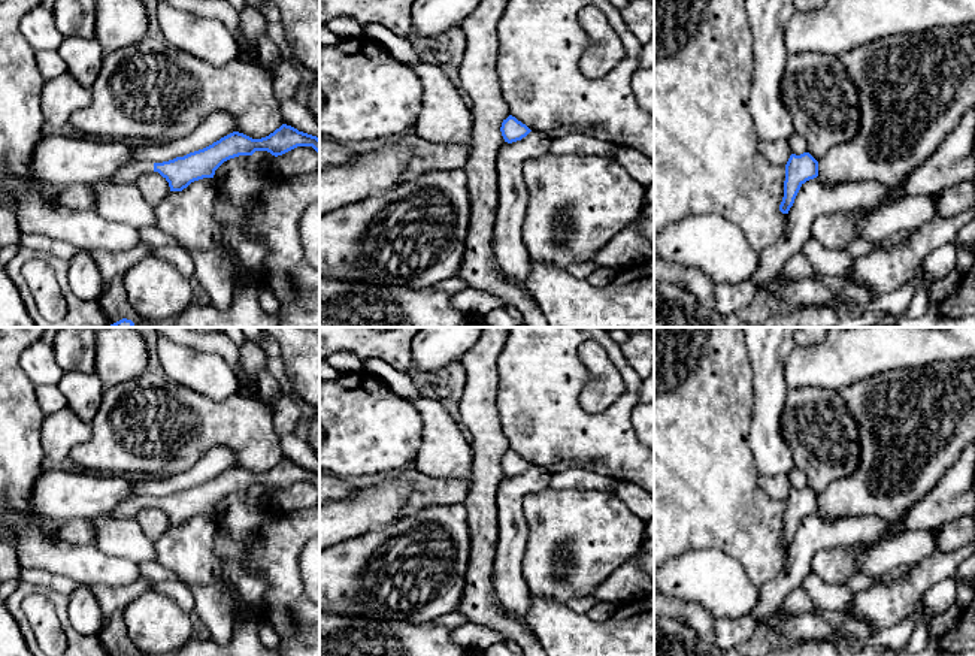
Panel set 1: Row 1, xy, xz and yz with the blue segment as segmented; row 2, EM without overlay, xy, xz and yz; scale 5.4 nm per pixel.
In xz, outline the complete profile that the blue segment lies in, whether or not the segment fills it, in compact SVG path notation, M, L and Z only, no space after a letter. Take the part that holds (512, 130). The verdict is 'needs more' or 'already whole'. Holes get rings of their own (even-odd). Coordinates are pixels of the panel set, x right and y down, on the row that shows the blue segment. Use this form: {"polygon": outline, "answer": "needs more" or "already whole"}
{"polygon": "M509 115L503 120L500 131L505 142L512 143L526 137L532 130L515 117Z", "answer": "already whole"}

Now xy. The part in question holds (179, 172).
{"polygon": "M282 124L273 133L261 139L252 139L233 131L212 145L176 157L163 163L136 161L118 169L108 181L116 184L134 182L145 172L158 172L170 187L170 191L182 191L191 182L214 178L215 170L227 160L239 155L252 155L255 151L267 151L282 155L297 146L312 146L320 154L320 139Z", "answer": "needs more"}

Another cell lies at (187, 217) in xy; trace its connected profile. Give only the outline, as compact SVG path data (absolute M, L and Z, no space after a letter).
M214 178L191 182L182 191L170 191L155 206L155 227L185 251L208 250L222 236L214 218L217 187Z

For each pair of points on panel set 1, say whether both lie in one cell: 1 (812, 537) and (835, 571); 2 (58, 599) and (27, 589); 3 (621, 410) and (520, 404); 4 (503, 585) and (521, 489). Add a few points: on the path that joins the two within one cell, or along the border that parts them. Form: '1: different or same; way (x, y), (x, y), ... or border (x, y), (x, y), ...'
1: different; border (856, 544), (823, 549), (815, 556), (811, 571)
2: same; way (51, 595), (35, 589)
3: same; way (596, 423), (548, 423), (545, 420)
4: same; way (508, 561), (509, 513)

